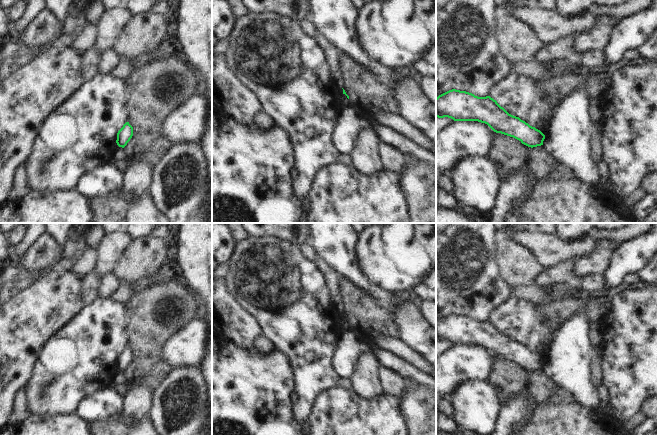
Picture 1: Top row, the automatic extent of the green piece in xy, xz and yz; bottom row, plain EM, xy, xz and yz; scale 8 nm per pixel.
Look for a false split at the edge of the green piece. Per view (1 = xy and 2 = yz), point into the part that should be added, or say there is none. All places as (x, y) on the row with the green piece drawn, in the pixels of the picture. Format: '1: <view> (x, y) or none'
1: none
2: none

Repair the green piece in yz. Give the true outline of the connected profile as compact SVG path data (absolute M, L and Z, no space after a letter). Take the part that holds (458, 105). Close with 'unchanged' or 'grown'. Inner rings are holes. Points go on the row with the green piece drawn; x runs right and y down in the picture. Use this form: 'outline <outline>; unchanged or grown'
outline M452 89L439 95L436 117L485 123L494 132L513 137L531 148L543 145L545 139L540 130L509 114L490 96L478 97L466 91Z; unchanged

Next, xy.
outline M126 122L117 133L116 143L119 147L124 148L133 136L133 127Z; unchanged

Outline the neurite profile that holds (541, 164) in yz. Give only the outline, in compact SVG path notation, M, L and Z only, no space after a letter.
M543 145L530 149L529 170L537 176L538 180L546 179L556 168L556 163L555 158L547 154Z

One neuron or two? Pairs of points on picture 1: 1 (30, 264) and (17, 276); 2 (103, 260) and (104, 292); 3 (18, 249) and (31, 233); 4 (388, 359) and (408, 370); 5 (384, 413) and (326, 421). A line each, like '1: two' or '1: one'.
1: two
2: two
3: one
4: one
5: one

